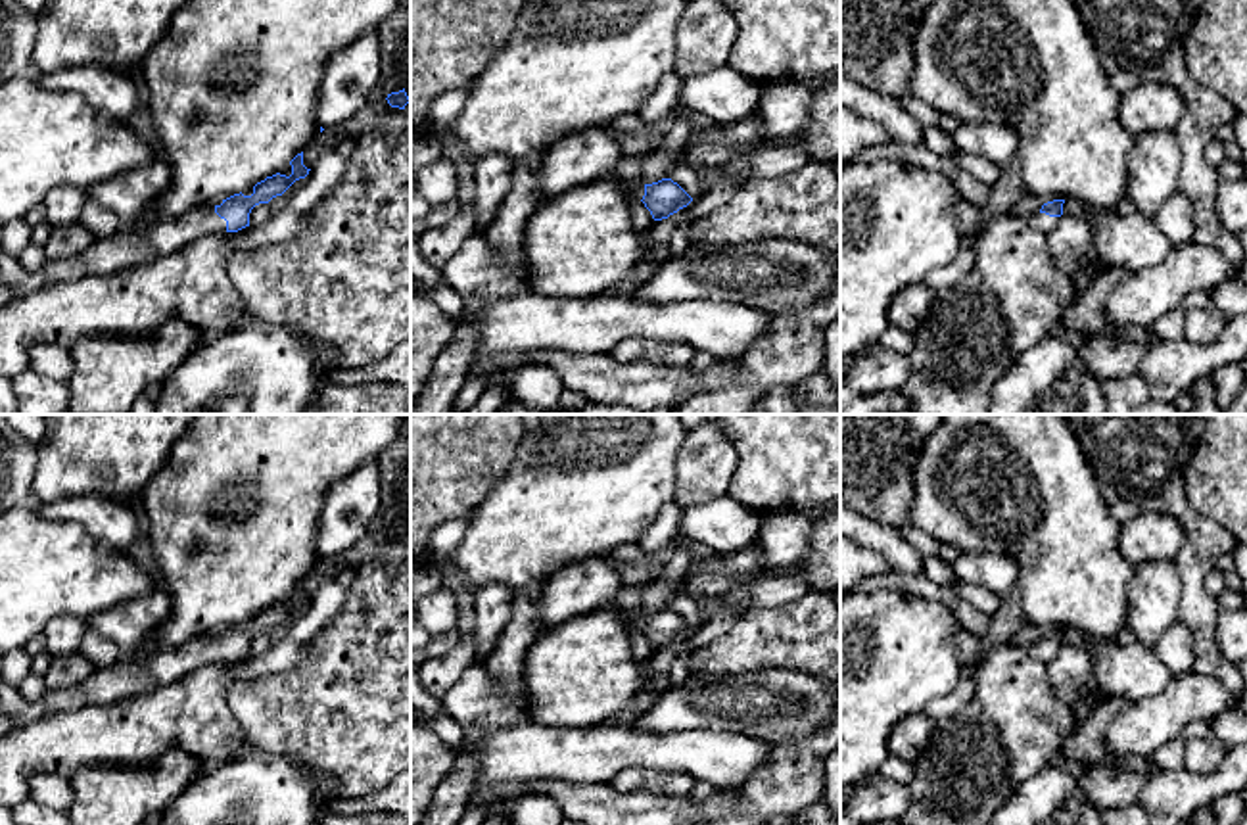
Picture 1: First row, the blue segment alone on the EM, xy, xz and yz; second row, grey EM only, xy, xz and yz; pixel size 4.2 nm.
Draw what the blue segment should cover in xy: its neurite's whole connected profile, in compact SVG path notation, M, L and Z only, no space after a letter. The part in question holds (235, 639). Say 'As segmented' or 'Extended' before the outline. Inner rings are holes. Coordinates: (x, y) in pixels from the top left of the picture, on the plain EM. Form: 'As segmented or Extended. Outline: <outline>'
Extended. Outline: M303 581L292 591L292 604L272 604L253 616L251 625L234 624L221 635L201 635L175 648L152 656L123 658L121 662L96 670L84 683L71 689L48 691L38 702L25 700L15 687L0 679L0 716L23 727L54 712L77 710L92 704L111 704L173 683L203 666L217 662L238 662L249 656L249 643L259 633L282 625L295 610L305 608L311 599L303 595Z

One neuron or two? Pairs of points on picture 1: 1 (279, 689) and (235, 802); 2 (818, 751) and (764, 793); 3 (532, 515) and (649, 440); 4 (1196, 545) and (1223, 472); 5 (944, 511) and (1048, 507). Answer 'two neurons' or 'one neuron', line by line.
1: two neurons
2: one neuron
3: one neuron
4: two neurons
5: one neuron

